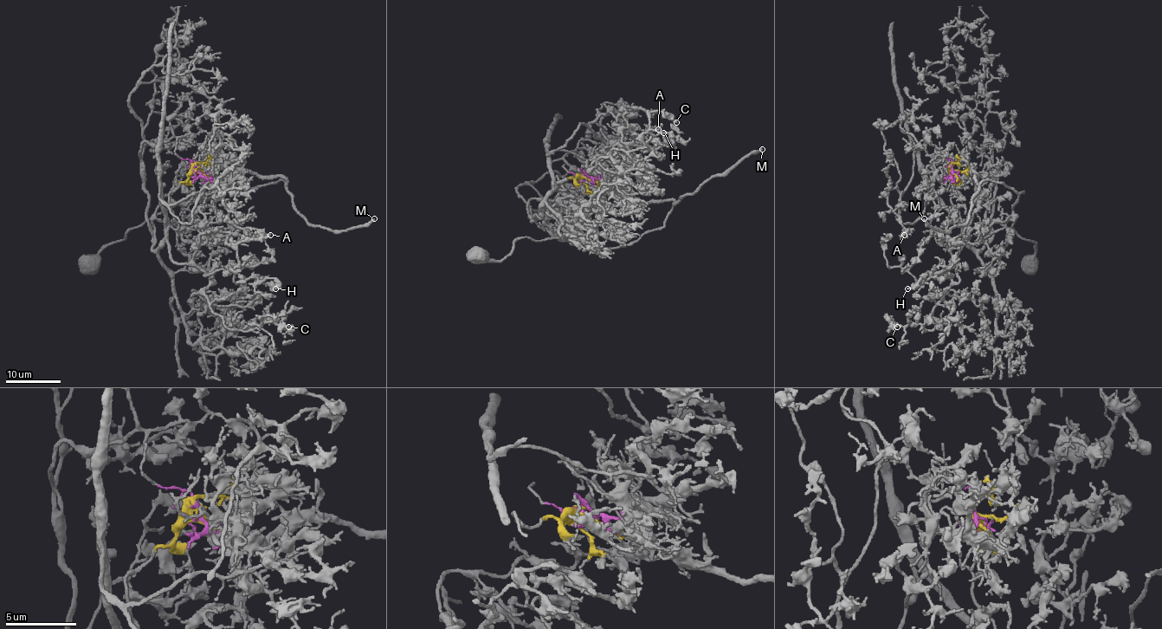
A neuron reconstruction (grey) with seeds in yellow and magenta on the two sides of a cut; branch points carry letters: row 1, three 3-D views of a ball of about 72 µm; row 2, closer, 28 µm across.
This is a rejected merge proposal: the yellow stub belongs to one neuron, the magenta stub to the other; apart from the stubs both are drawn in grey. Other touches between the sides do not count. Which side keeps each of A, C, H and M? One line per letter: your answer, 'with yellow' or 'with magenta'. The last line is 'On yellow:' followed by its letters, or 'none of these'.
A: with yellow
C: with yellow
H: with yellow
M: with magenta
On yellow: A, C, H

